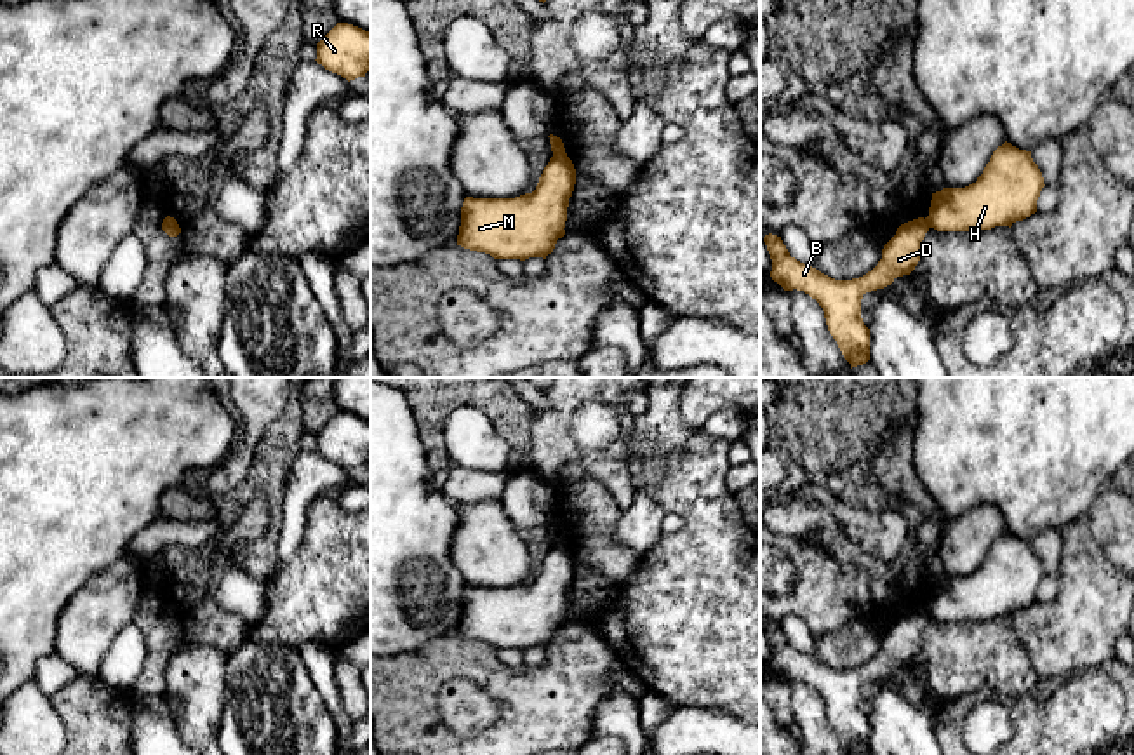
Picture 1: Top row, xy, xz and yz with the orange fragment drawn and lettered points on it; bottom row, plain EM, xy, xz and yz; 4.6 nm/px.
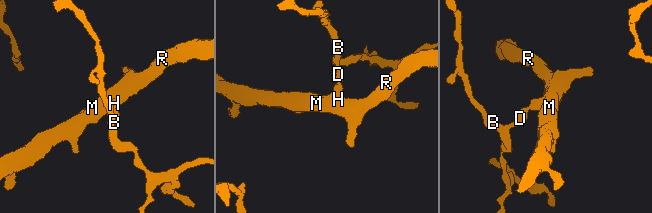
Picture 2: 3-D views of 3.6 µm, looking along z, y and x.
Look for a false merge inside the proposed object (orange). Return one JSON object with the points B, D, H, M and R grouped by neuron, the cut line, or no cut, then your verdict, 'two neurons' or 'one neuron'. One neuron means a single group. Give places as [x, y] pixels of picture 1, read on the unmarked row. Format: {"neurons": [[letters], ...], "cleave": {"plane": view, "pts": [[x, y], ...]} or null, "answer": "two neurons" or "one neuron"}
{"neurons": [["B", "D"], ["H", "M", "R"]], "cleave": {"plane": "xz", "pts": [[564, 541], [553, 545]]}, "answer": "two neurons"}

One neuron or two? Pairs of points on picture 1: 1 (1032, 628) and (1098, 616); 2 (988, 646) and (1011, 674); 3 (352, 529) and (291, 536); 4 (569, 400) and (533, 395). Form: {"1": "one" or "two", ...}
{"1": "one", "2": "one", "3": "two", "4": "two"}

